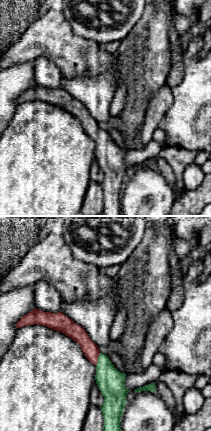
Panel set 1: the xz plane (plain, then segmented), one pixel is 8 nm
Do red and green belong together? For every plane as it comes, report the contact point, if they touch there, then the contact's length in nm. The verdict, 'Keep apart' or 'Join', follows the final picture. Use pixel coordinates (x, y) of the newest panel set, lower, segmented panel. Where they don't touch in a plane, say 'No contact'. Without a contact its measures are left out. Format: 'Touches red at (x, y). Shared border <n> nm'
Touches red at (97, 359). Shared border 100 nm

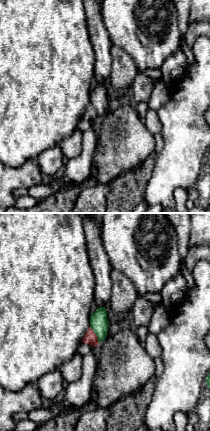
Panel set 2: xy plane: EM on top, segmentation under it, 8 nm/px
Touches red at (95, 334). Shared border 150 nm

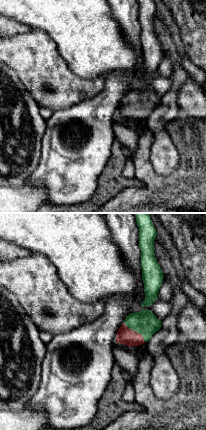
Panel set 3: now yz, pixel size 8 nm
Touches red at (134, 331). Shared border 240 nm

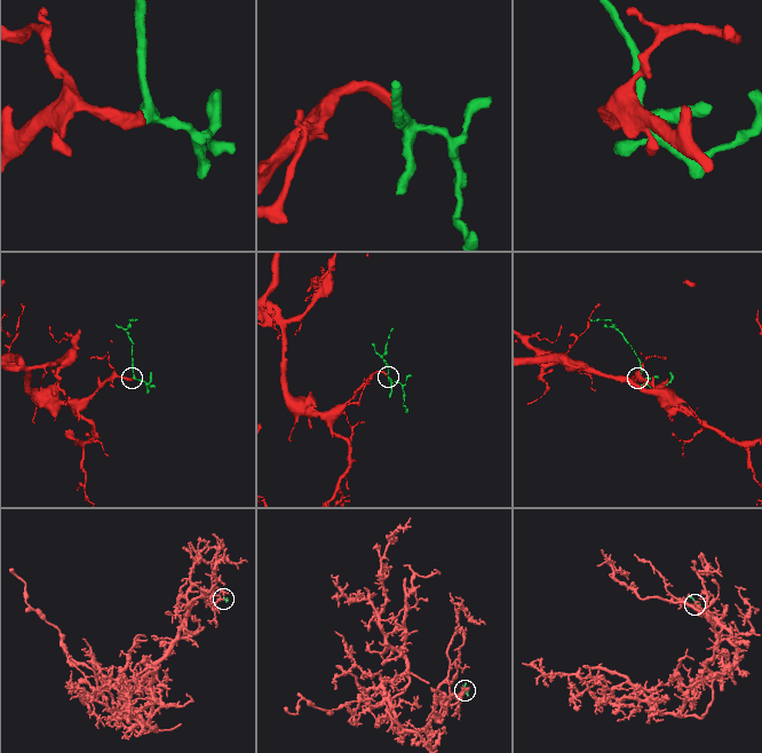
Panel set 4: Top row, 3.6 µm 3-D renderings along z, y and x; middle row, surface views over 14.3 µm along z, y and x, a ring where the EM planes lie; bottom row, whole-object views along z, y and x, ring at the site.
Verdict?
Join

